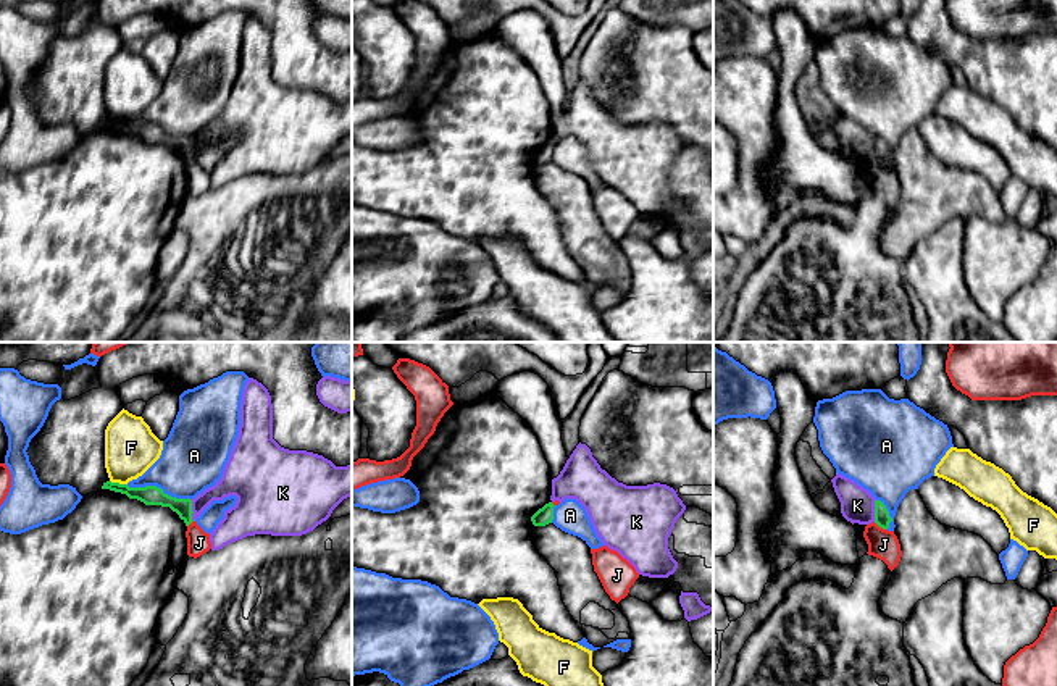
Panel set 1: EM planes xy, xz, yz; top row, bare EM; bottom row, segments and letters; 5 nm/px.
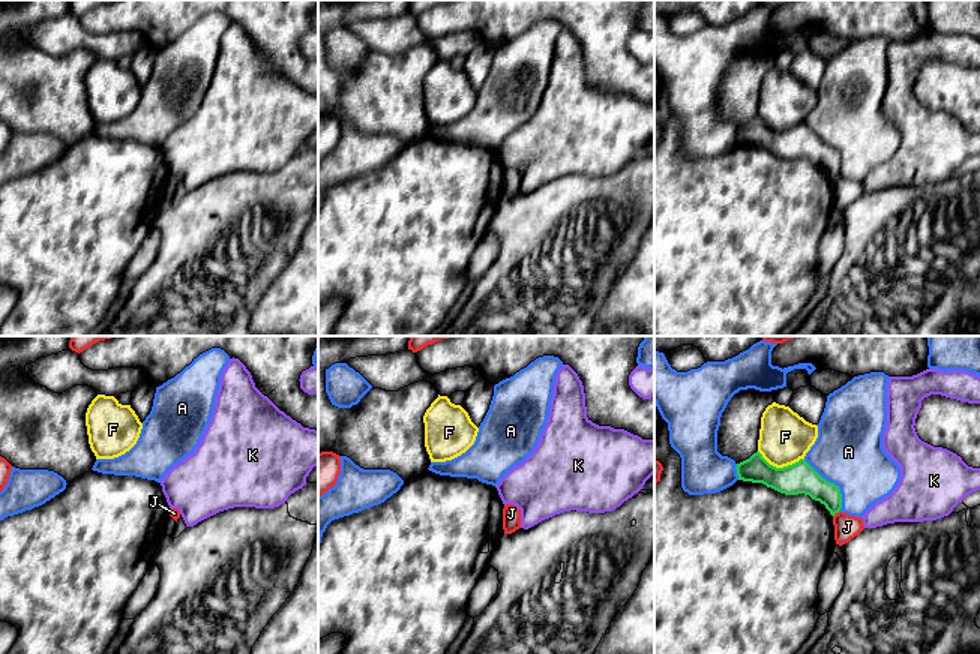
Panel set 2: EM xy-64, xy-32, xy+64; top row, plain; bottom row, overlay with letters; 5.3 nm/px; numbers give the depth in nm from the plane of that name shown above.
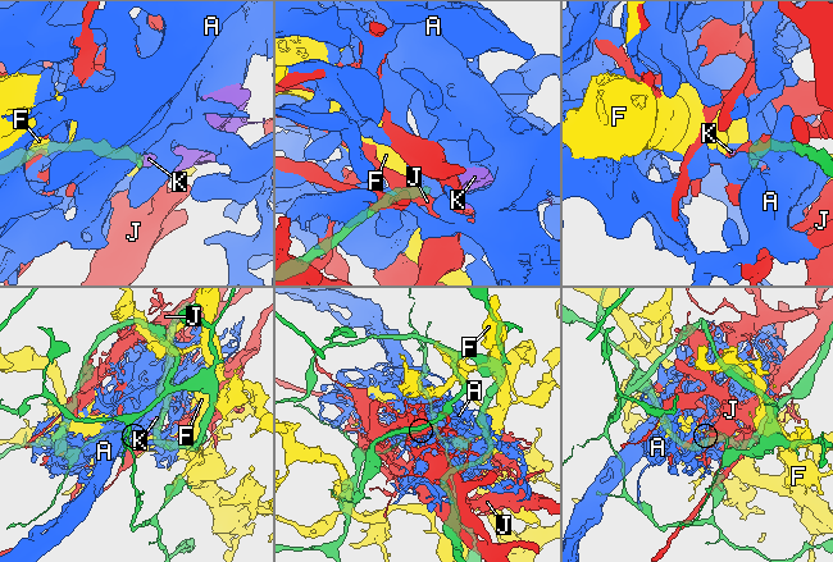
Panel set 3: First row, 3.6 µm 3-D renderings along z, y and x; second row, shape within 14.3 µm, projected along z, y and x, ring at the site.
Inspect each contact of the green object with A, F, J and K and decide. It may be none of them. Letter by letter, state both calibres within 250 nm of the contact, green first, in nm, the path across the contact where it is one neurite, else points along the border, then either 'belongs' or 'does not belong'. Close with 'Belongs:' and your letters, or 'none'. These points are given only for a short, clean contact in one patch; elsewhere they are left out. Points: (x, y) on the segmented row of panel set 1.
A: 100/320 nm | does not belong
F: 100/260 nm | does not belong
J: 80/150 nm | does not belong
K: 100/160 nm | along xy (189, 499), (194, 520) | does not belong
Belongs: none

